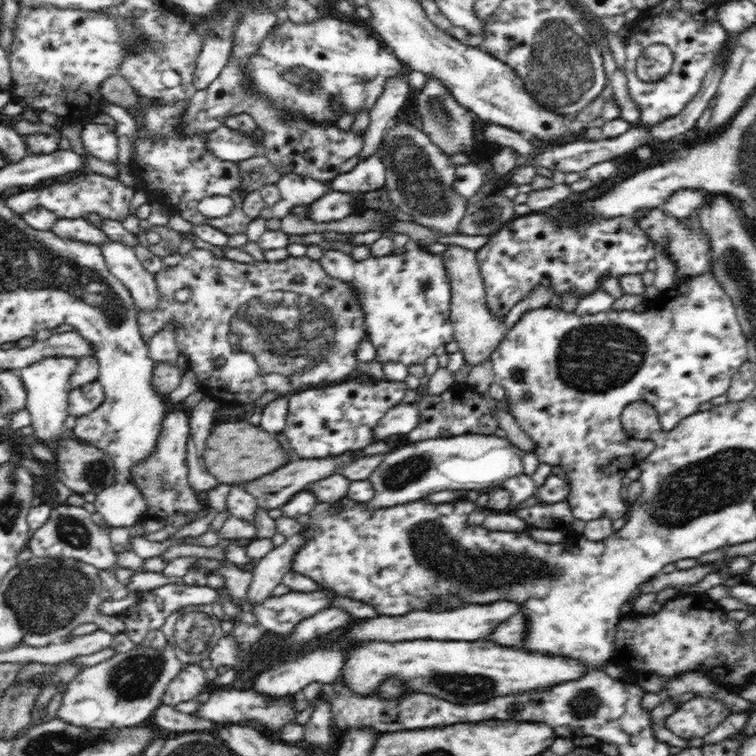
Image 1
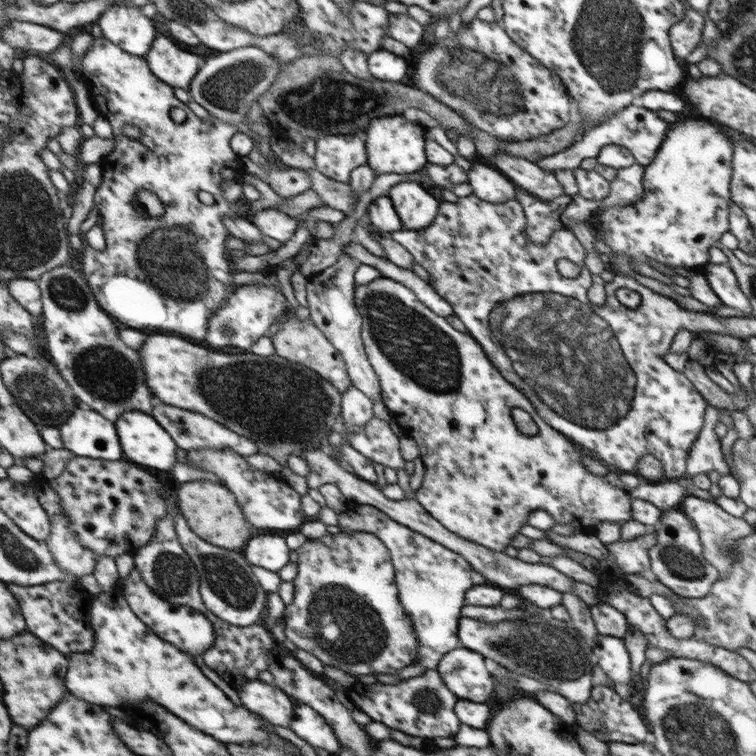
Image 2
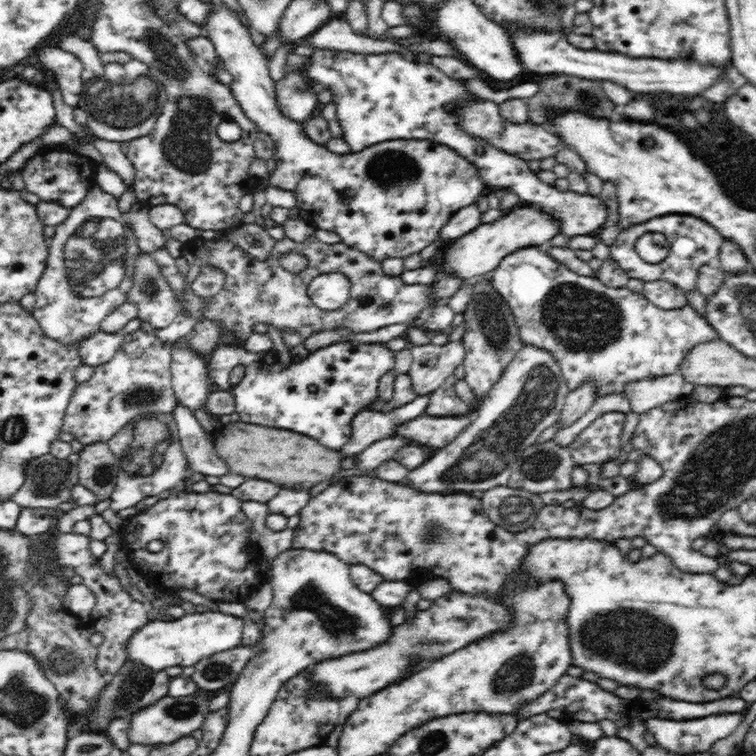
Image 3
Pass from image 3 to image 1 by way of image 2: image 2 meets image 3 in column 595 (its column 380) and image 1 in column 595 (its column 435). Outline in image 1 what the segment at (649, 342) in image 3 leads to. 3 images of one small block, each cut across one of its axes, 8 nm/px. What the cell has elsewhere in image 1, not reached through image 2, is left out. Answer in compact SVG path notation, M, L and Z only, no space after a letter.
M700 274L692 276L690 280L684 283L676 284L671 292L665 293L659 299L650 304L645 311L635 312L632 310L612 310L598 312L596 314L580 315L576 311L565 312L557 306L556 300L545 305L542 308L530 309L520 317L520 320L508 329L502 342L491 354L495 382L500 384L507 393L508 410L510 415L516 419L518 425L530 436L536 445L536 450L532 452L542 463L552 465L562 465L564 472L562 475L570 481L570 494L568 494L568 505L575 518L580 520L597 519L598 517L610 517L613 523L617 525L618 520L624 521L629 510L629 503L622 499L622 478L627 475L635 475L641 462L646 460L652 450L656 448L653 440L632 438L621 424L621 415L626 406L634 402L648 402L656 410L662 431L674 430L680 420L692 416L699 411L701 403L709 402L713 398L727 394L732 386L732 377L738 372L738 369L744 362L748 361L746 337L742 332L736 309L728 293L720 287L718 281L712 275Z

